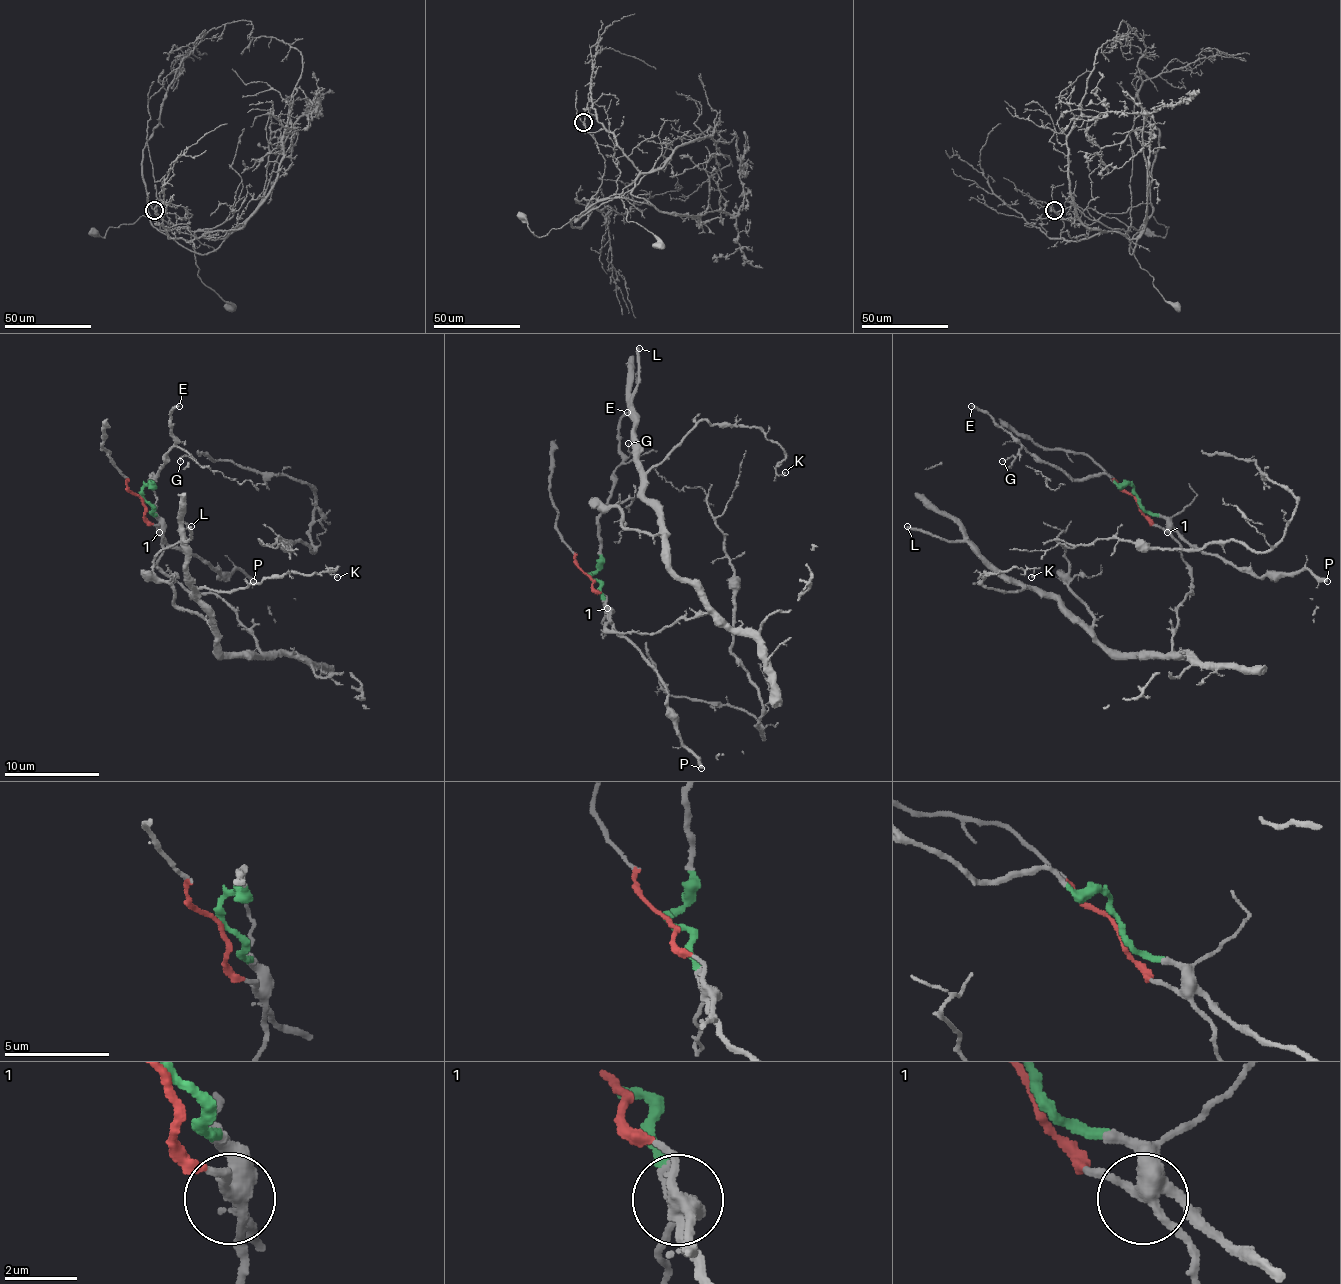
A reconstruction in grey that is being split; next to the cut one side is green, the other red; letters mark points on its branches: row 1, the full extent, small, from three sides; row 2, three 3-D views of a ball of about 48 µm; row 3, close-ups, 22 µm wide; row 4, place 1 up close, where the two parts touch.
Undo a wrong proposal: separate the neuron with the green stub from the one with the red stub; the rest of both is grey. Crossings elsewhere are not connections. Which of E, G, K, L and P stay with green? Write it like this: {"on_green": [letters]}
{"on_green": ["E", "G", "P"]}

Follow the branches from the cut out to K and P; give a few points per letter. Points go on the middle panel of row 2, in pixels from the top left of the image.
K: (589, 577), (609, 630), (697, 618), (707, 601), (668, 565), (644, 476), (704, 419), (759, 429), (786, 472)
P: (589, 577), (599, 584), (609, 622), (635, 649), (668, 694), (666, 716), (702, 768)

